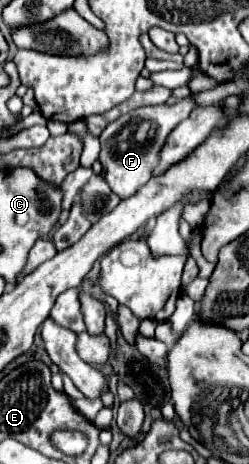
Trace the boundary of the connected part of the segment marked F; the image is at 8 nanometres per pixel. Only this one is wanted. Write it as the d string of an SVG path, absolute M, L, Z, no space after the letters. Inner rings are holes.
M193 94L179 100L173 106L171 104L143 106L143 108L137 108L137 110L125 114L117 122L111 122L103 130L99 162L103 166L101 174L107 180L113 194L117 194L119 198L129 198L131 194L135 194L141 188L141 184L149 182L149 178L153 176L153 166L157 166L157 154L161 154L161 146L165 144L165 138L171 134L171 130L179 122L183 122L191 114L191 110L195 106L197 104L193 100ZM135 134L153 134L153 144L149 140L137 140Z

